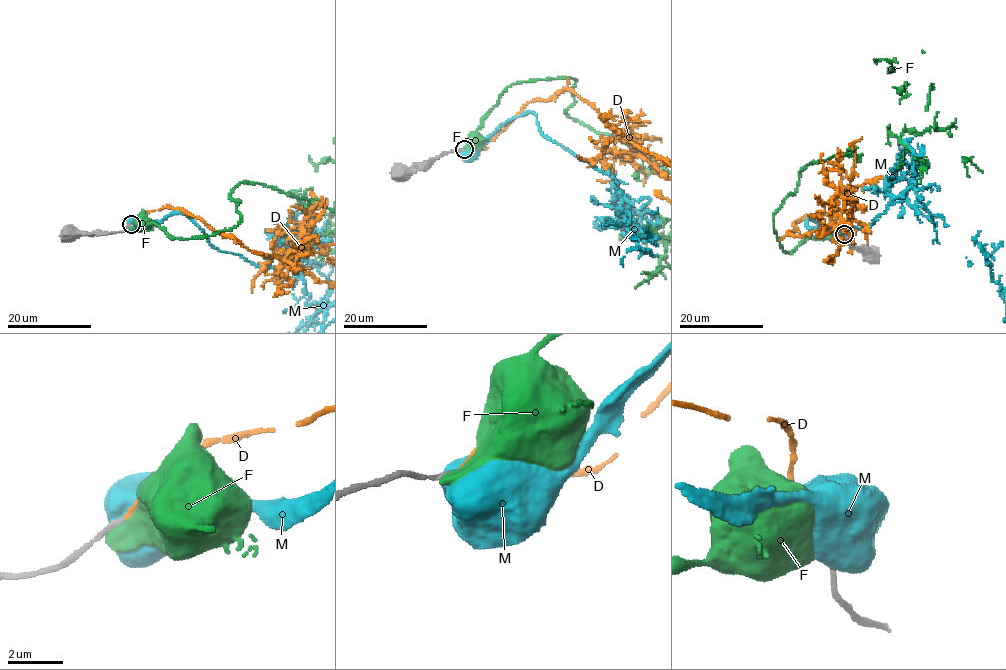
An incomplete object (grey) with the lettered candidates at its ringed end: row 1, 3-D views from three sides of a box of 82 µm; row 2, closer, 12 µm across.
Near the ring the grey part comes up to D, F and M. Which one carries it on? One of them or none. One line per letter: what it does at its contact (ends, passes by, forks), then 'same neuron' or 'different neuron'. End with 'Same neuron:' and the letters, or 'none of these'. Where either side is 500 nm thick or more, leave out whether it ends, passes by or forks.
D: it ends there; same neuron
F: different neuron
M: different neuron
Same neuron: D

